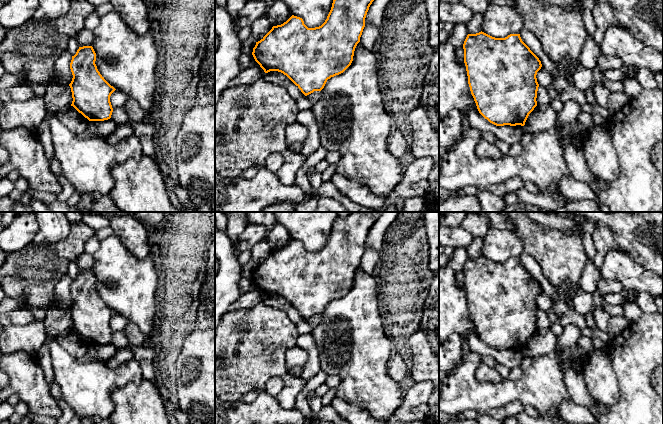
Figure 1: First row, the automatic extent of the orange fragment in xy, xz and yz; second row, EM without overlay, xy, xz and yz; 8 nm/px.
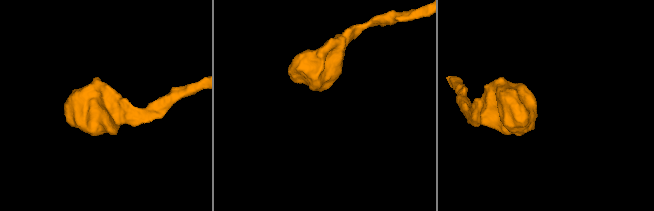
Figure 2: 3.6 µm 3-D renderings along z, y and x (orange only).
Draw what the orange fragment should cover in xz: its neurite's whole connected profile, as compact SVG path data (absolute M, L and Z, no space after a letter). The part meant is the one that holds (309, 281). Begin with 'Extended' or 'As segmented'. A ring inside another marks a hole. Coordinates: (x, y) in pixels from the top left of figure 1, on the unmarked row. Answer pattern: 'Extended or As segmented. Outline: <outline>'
As segmented. Outline: M351 212L346 217L337 217L325 246L315 252L308 252L302 242L292 239L281 249L272 253L253 272L252 279L265 297L278 295L286 299L307 320L321 315L327 304L343 297L352 287L354 275L360 266L365 242L370 229L382 212Z

